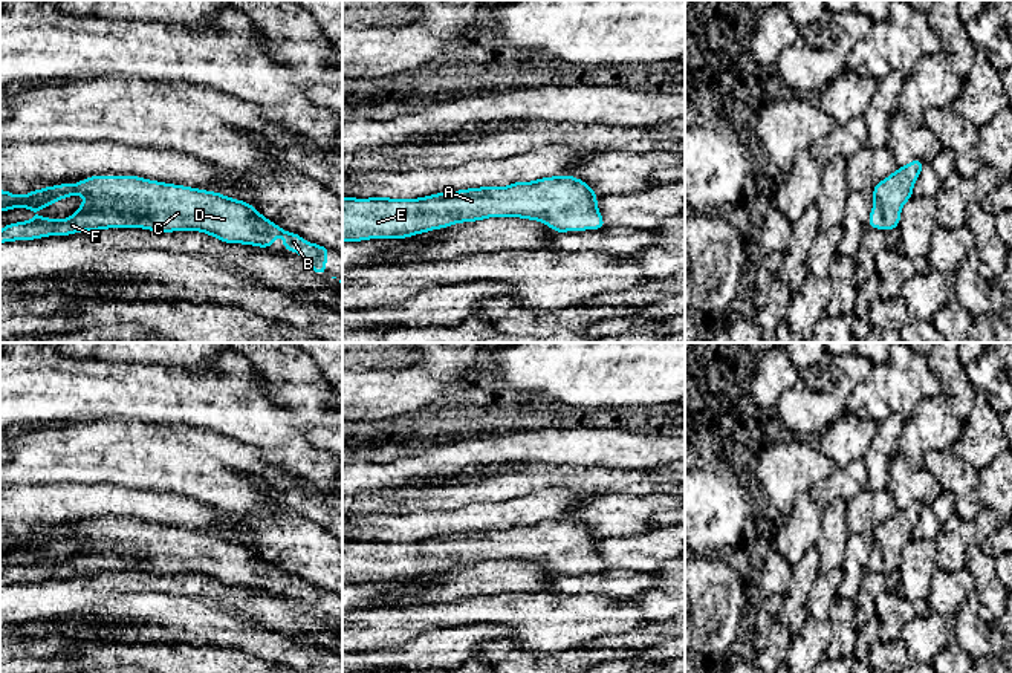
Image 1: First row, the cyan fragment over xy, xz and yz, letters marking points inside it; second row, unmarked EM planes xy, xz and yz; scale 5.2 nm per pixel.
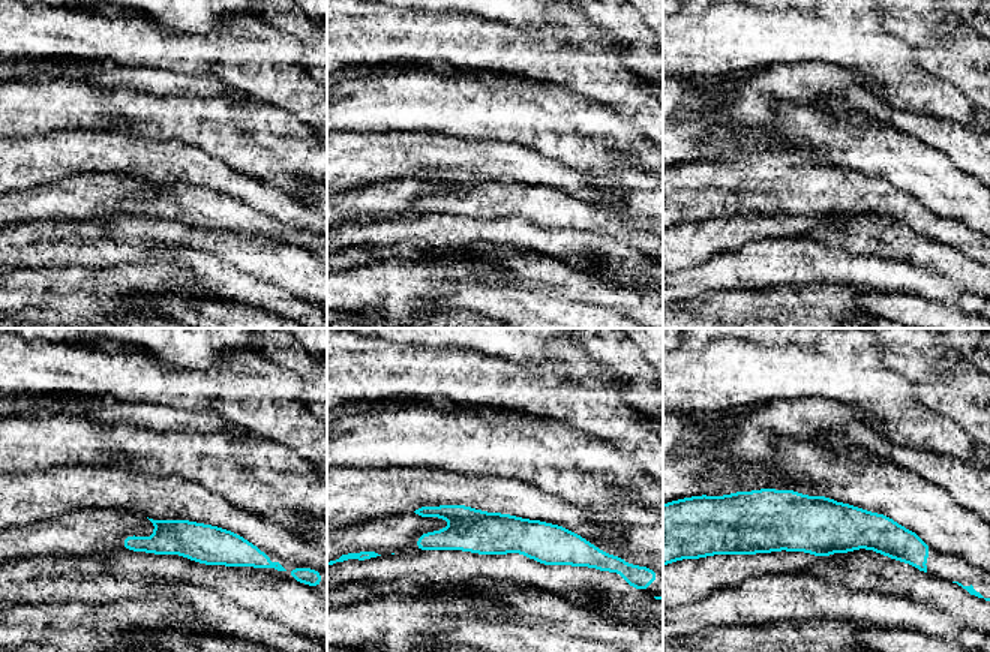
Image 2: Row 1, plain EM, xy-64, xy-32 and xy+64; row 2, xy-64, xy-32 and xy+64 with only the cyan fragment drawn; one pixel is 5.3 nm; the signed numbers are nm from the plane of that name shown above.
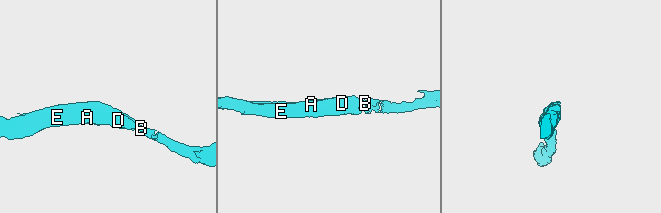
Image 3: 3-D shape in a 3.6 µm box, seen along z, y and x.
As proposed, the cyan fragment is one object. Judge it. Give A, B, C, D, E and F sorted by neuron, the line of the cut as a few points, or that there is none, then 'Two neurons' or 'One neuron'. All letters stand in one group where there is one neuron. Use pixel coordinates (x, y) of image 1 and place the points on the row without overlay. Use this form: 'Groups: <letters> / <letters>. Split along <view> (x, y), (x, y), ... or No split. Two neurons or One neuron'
Groups: A B C D E F. No split. One neuron

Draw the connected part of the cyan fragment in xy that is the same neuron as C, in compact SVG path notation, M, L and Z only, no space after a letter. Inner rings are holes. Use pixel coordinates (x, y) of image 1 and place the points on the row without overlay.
M92 519L87 522L83 522L81 525L75 528L69 526L60 526L55 529L46 529L43 532L35 532L32 535L28 535L24 538L15 538L12 535L8 535L5 532L0 532L0 555L8 554L11 551L26 549L31 552L35 558L31 564L18 564L18 566L8 566L0 574L0 586L3 584L15 584L21 581L35 583L40 580L47 578L69 578L79 574L98 574L105 571L145 571L150 574L157 575L171 575L171 574L185 574L185 572L196 572L200 575L206 575L212 580L217 580L219 583L225 586L245 586L245 587L254 587L260 590L271 590L274 587L274 580L277 577L283 577L286 581L283 583L283 590L289 595L301 595L303 604L318 615L319 618L327 618L326 613L326 603L327 597L332 593L330 590L319 589L316 586L307 586L301 578L294 577L274 564L263 560L252 548L229 541L223 538L222 535L212 535L206 532L197 532L197 531L188 531L183 528L173 528L173 526L164 526L157 523L147 523L139 519ZM76 535L81 535L86 538L84 546L76 552L76 555L72 560L63 561L63 563L50 563L49 560L40 561L35 555L38 552L44 552L47 548L55 546L57 543L66 541L69 538L75 538Z

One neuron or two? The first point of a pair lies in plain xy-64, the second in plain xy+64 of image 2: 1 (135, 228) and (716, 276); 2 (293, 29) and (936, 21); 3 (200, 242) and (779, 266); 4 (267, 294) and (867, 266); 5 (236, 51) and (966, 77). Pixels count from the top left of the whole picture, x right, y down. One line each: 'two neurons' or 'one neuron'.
1: two neurons
2: one neuron
3: one neuron
4: one neuron
5: two neurons

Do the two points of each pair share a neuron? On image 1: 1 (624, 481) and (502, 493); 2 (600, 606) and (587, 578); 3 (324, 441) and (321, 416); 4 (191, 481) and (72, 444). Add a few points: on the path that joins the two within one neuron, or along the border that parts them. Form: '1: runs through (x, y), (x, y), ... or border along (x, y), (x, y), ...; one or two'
1: runs through (593, 479), (532, 479); one
2: border along (558, 595), (606, 594), (626, 598); two
3: border along (300, 416), (309, 422), (326, 424); two
4: runs through (162, 456), (101, 451); one

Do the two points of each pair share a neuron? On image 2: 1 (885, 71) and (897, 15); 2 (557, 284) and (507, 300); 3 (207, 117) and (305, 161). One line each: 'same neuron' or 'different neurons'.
1: different neurons
2: different neurons
3: same neuron

